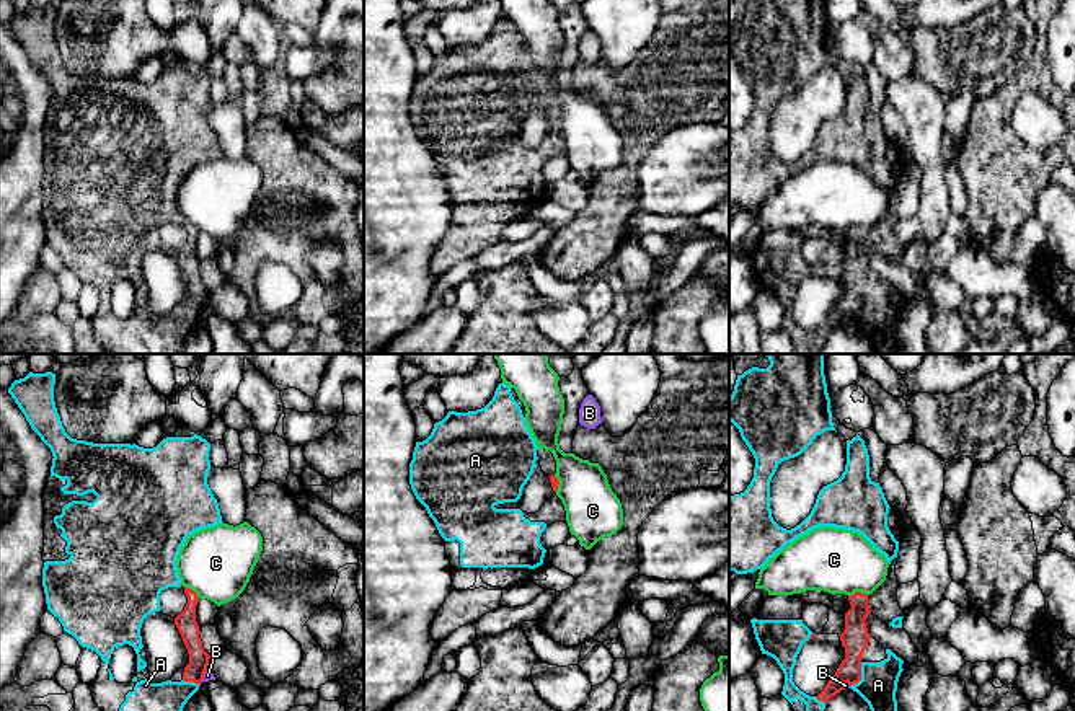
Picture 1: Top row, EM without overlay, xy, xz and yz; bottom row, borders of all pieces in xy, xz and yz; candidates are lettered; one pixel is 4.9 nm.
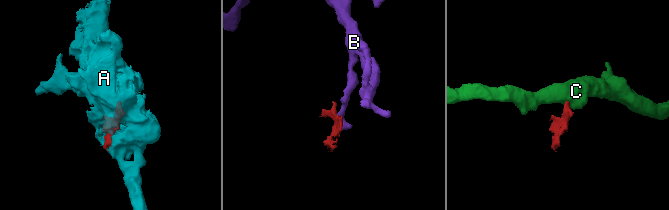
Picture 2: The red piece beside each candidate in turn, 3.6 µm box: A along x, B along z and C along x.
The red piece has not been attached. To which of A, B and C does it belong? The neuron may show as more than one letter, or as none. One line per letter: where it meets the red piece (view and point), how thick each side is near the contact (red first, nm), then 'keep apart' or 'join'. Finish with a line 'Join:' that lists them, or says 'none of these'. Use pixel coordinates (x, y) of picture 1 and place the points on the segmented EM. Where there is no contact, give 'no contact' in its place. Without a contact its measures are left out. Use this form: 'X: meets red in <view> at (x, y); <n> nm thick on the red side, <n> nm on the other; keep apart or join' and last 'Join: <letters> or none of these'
A: meets red in yz at (860, 675); 140 nm thick on the red side, 190 nm on the other; join
B: meets red in yz at (845, 682); 140 nm thick on the red side, 30 nm on the other; keep apart
C: meets red in yz at (857, 592); 140 nm thick on the red side, 320 nm on the other; keep apart
Join: A

